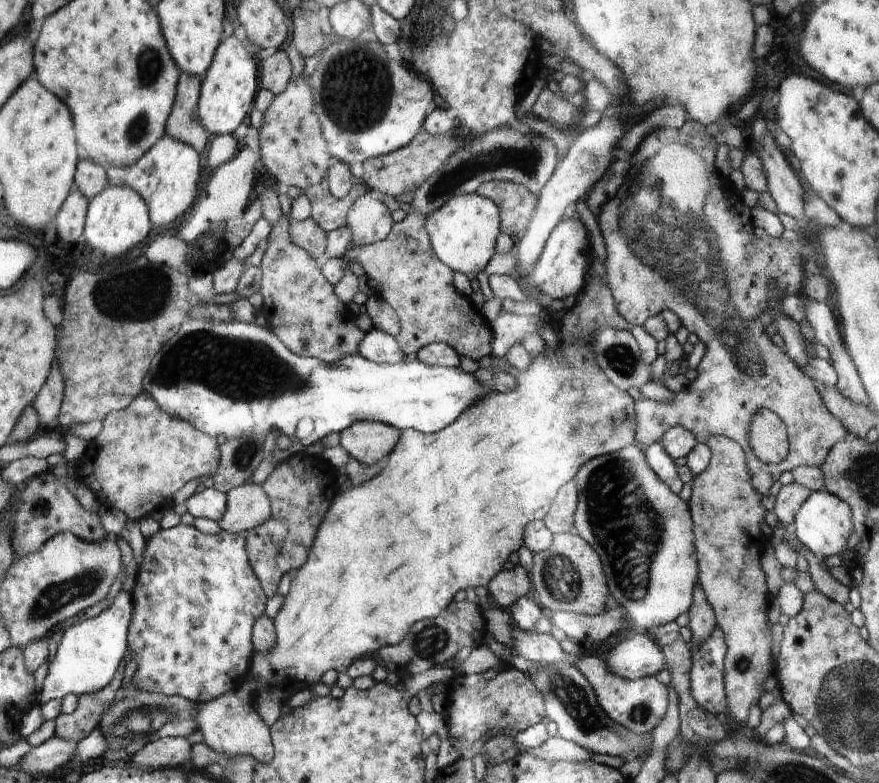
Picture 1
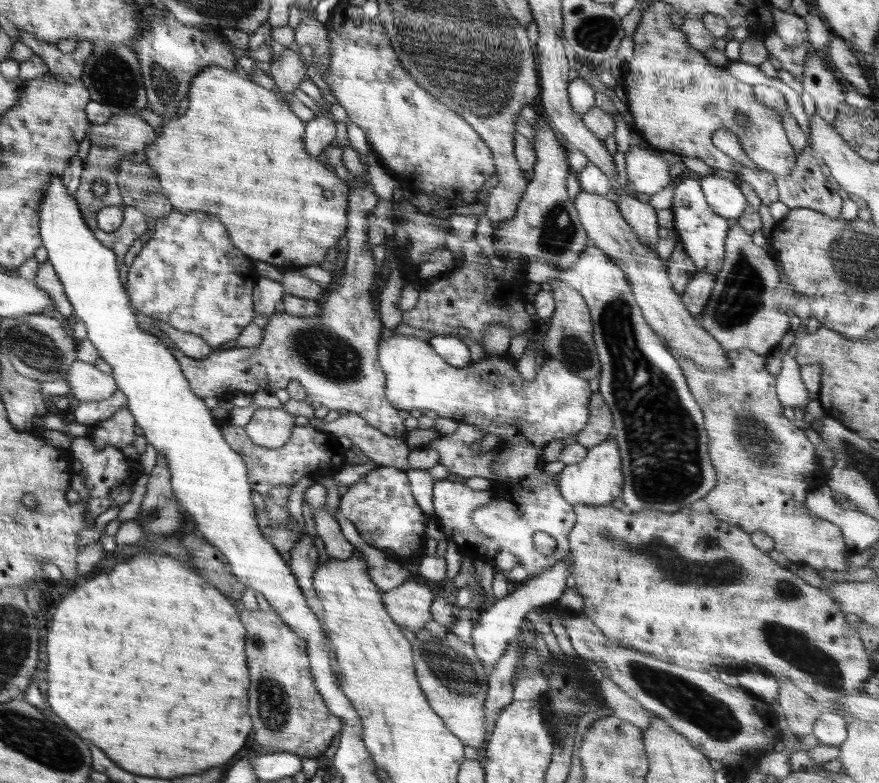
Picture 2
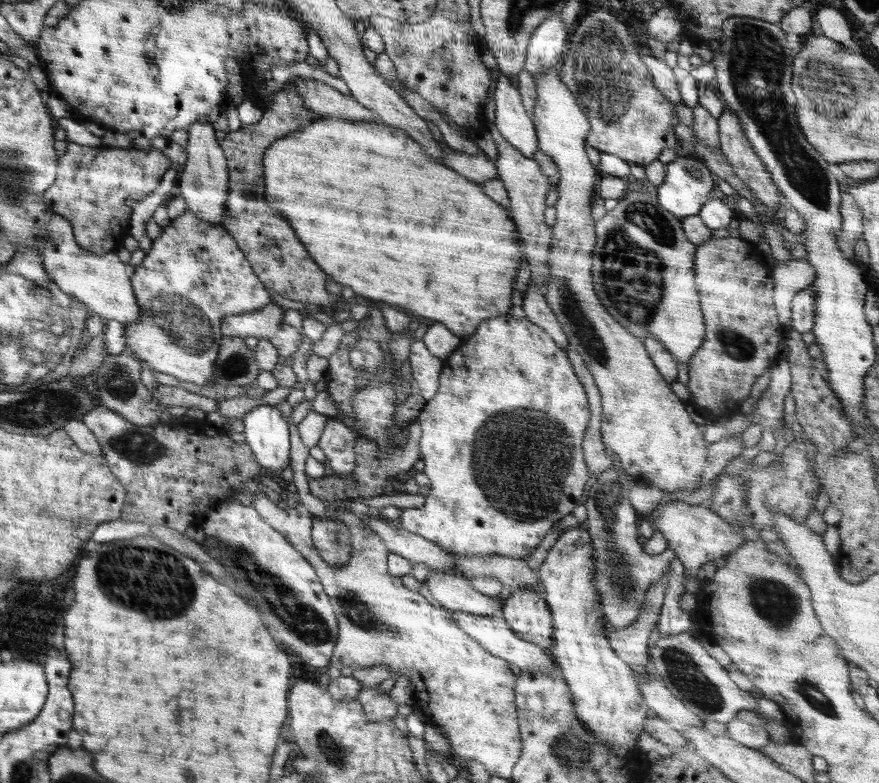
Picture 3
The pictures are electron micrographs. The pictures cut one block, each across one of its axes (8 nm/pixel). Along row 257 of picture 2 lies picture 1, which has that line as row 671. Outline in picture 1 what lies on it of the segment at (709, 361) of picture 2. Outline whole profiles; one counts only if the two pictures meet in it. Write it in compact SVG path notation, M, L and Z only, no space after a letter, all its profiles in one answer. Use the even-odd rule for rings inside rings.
M644 634L624 638L602 656L611 674L630 681L655 676L666 667L661 648Z

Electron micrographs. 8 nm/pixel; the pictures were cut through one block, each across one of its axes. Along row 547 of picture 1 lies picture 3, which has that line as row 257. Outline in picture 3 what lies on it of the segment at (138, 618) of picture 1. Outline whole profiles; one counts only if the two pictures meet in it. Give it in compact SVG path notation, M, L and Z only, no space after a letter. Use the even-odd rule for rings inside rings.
M190 210L170 220L166 228L163 228L162 235L152 242L152 249L146 253L142 262L136 264L137 271L133 276L141 316L136 322L124 323L126 350L140 359L145 367L171 374L180 382L212 388L217 350L223 337L222 319L234 313L263 309L272 302L270 293L226 228L198 220L198 216L194 216Z

